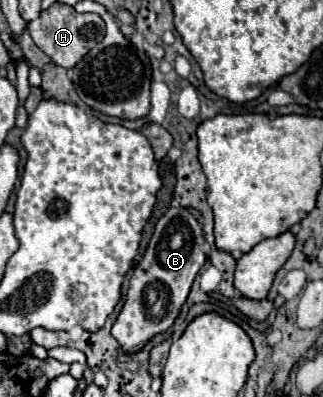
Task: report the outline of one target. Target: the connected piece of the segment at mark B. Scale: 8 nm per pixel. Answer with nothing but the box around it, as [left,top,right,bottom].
[111,207,205,355]

